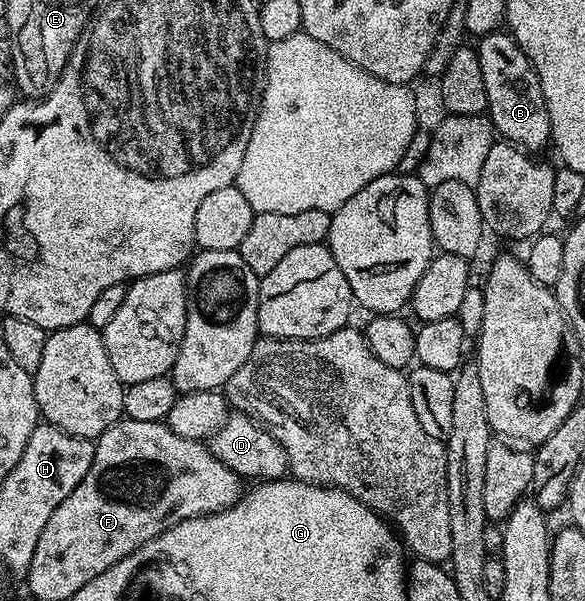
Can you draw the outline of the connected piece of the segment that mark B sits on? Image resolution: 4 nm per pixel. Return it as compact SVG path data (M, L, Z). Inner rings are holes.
M504 30L492 31L476 40L479 69L483 69L483 85L487 85L487 118L502 140L515 143L530 153L541 153L550 146L549 118L543 89L531 61L519 49L513 36Z

